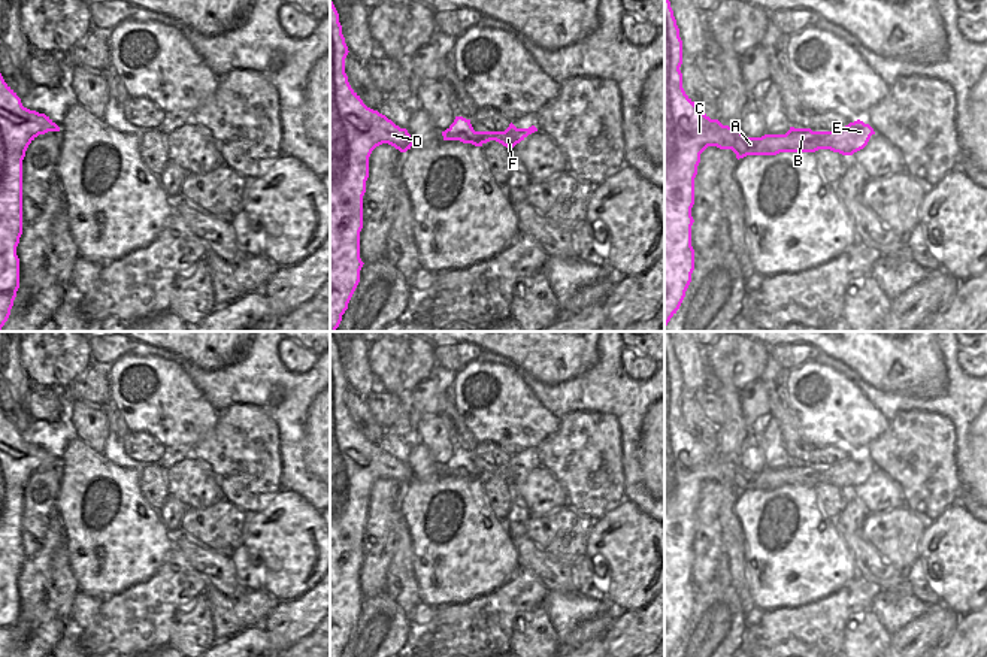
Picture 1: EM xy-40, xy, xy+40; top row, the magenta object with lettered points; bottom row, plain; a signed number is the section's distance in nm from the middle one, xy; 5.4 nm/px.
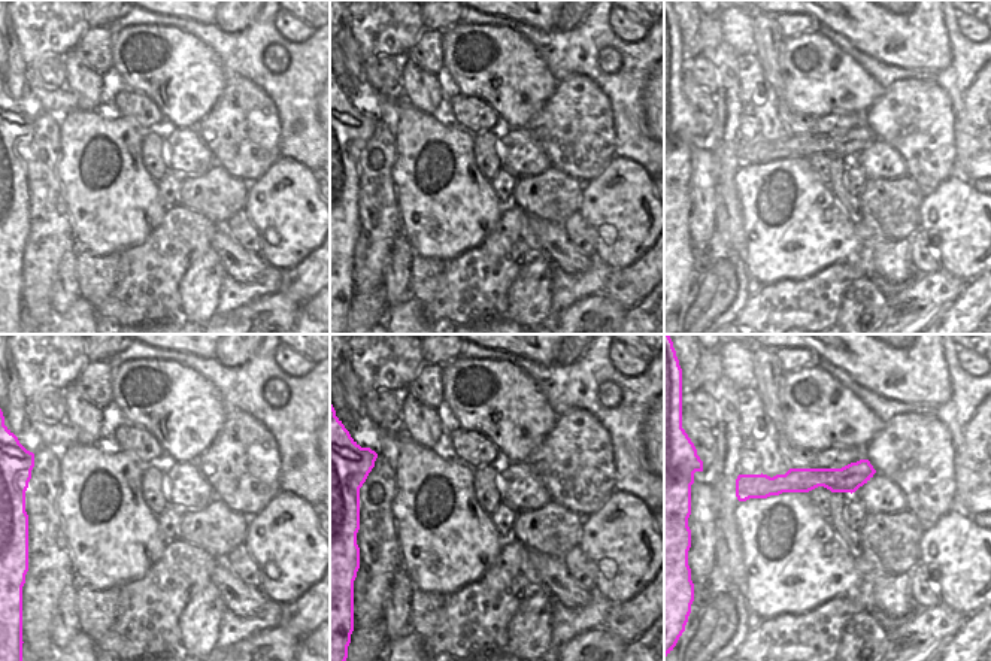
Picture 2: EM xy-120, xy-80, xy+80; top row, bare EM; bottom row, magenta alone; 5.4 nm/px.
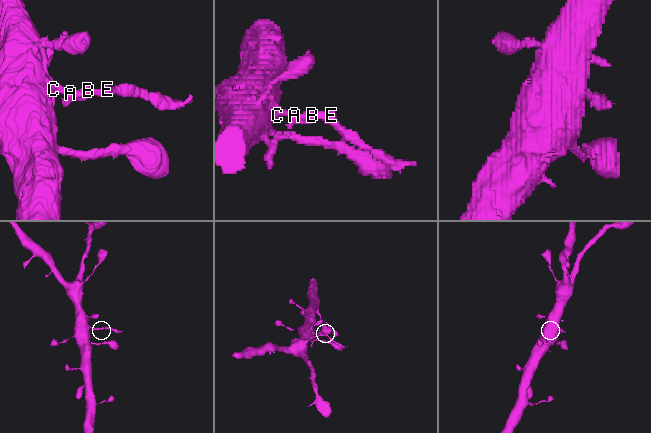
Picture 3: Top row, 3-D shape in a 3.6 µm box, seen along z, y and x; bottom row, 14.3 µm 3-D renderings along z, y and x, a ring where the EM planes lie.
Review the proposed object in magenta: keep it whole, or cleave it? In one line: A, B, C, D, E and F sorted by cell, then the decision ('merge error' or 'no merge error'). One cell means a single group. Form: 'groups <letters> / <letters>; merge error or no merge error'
groups A B C D / E F; merge error

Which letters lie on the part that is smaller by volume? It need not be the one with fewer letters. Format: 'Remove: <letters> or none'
Remove: E, F

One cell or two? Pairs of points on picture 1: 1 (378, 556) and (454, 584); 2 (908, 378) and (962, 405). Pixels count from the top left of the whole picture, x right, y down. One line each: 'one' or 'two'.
1: two
2: two

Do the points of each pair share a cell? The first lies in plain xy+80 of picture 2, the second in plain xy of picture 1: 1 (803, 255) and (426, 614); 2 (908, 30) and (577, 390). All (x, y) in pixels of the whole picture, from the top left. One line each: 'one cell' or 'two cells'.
1: two cells
2: two cells

